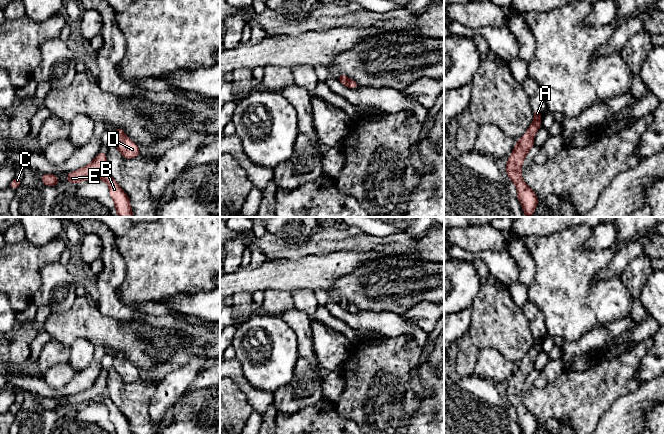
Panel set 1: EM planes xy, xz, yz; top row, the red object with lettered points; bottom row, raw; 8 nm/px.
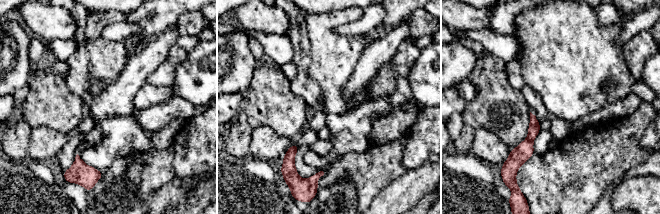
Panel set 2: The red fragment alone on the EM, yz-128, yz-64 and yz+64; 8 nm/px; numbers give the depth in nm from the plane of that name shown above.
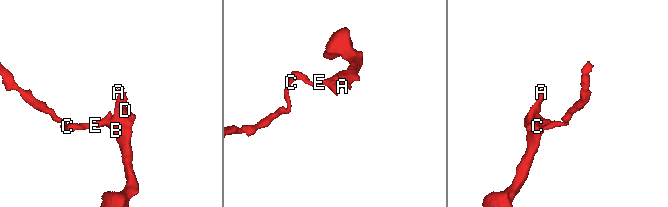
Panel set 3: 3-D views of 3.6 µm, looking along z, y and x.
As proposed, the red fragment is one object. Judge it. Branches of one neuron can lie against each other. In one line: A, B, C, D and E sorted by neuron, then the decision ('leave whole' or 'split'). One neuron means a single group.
A B C D E | leave whole

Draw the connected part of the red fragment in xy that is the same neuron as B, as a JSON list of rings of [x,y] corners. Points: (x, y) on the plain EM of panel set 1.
[[[101,375],[90,388],[68,397],[66,406],[82,407],[90,402],[103,404],[108,408],[109,419],[115,427],[115,434],[132,434],[129,421],[110,398],[104,375]]]

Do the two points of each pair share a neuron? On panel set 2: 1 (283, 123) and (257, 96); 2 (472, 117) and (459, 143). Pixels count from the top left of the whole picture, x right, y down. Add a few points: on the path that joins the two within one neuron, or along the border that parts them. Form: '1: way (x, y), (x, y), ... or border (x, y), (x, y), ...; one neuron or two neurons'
1: way (277, 116), (264, 103); one neuron
2: border (464, 123), (474, 130); two neurons

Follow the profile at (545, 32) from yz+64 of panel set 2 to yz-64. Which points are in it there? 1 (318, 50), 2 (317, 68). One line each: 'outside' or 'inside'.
1: inside
2: inside

